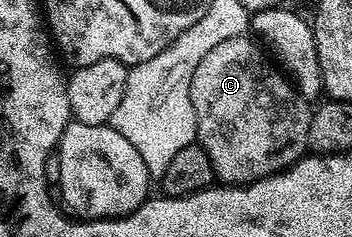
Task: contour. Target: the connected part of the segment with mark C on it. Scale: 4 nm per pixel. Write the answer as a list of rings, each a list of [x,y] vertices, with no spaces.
[[[241,34],[226,38],[226,42],[218,42],[218,46],[214,46],[214,50],[209,50],[202,62],[198,62],[194,78],[190,78],[190,102],[196,119],[195,143],[206,150],[213,177],[224,186],[255,185],[256,180],[267,181],[295,164],[309,147],[313,105],[296,91],[287,75],[277,71],[265,49],[255,39],[248,38]]]

